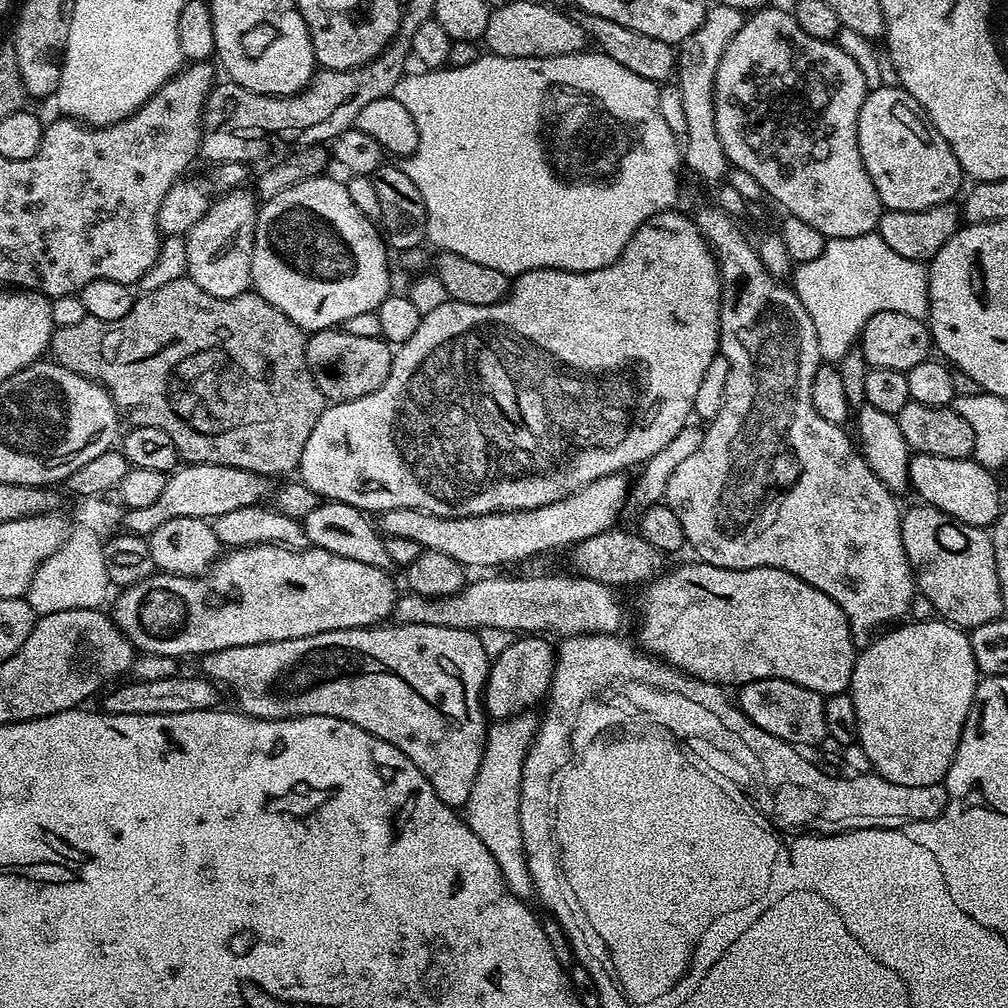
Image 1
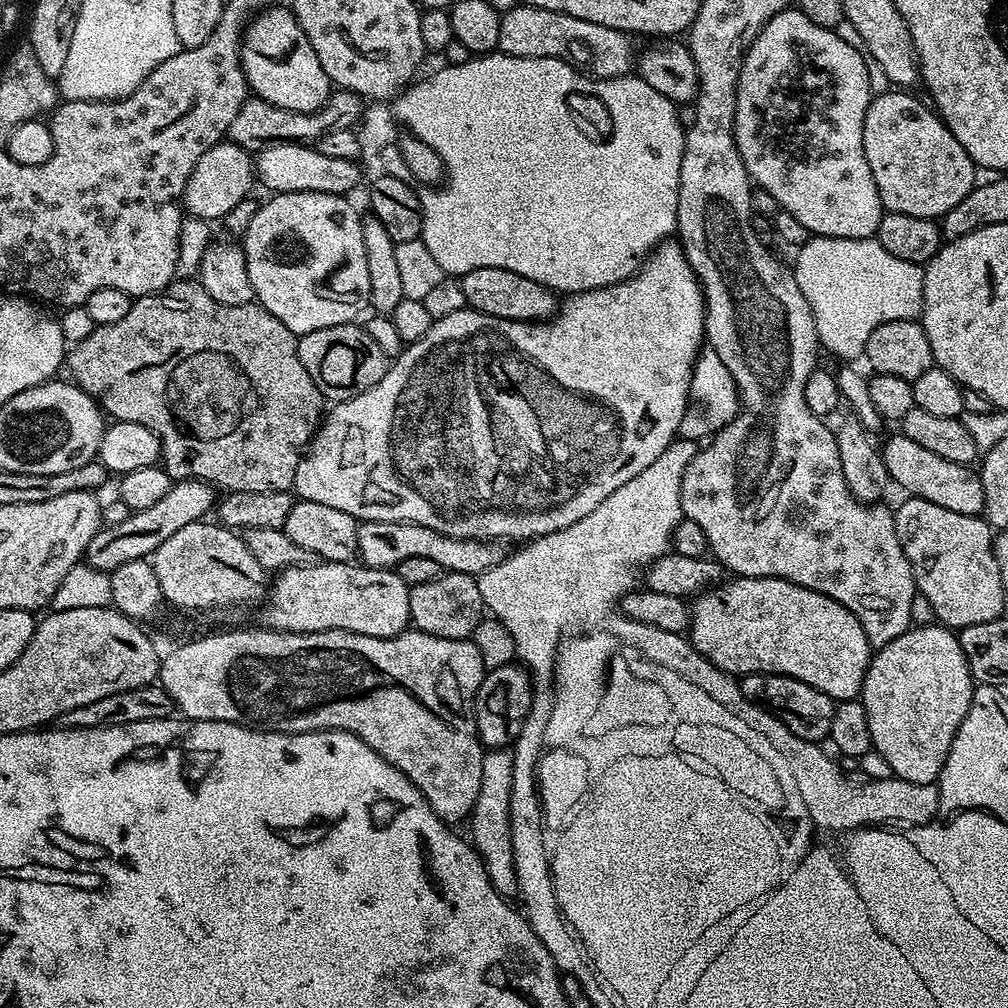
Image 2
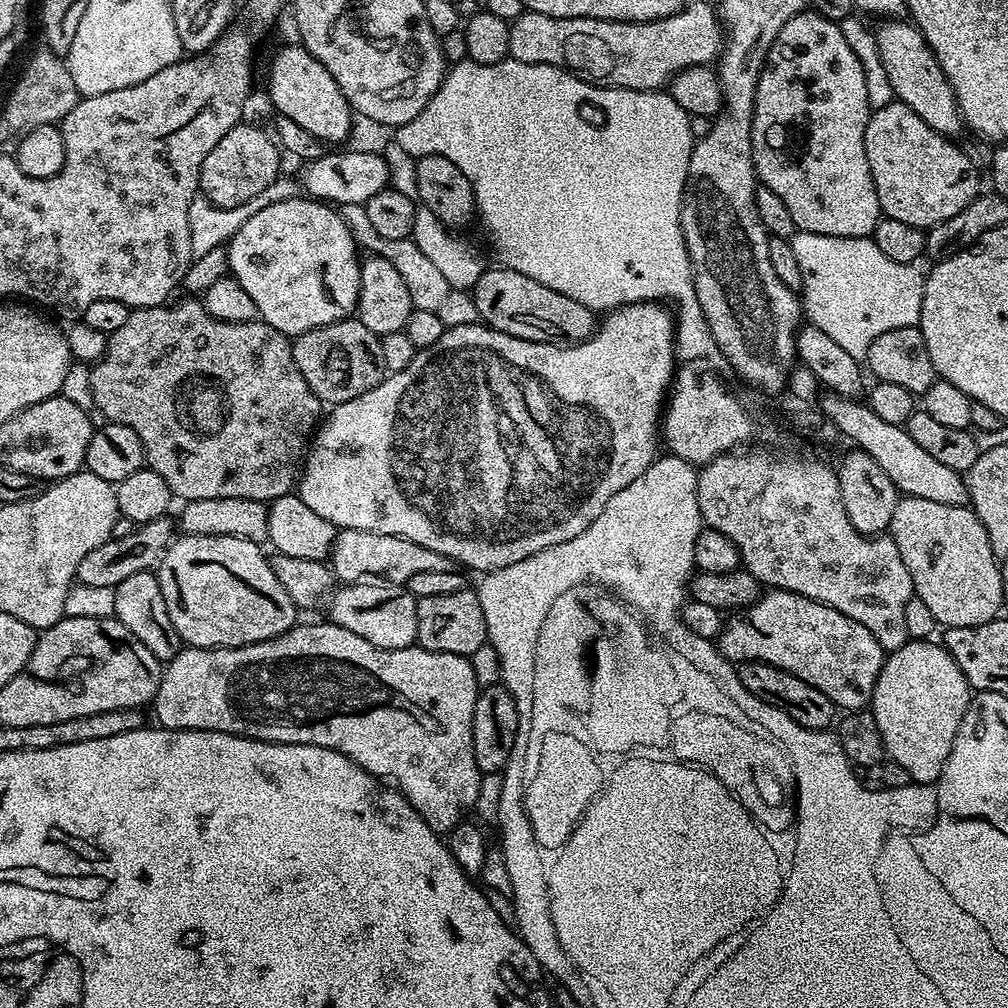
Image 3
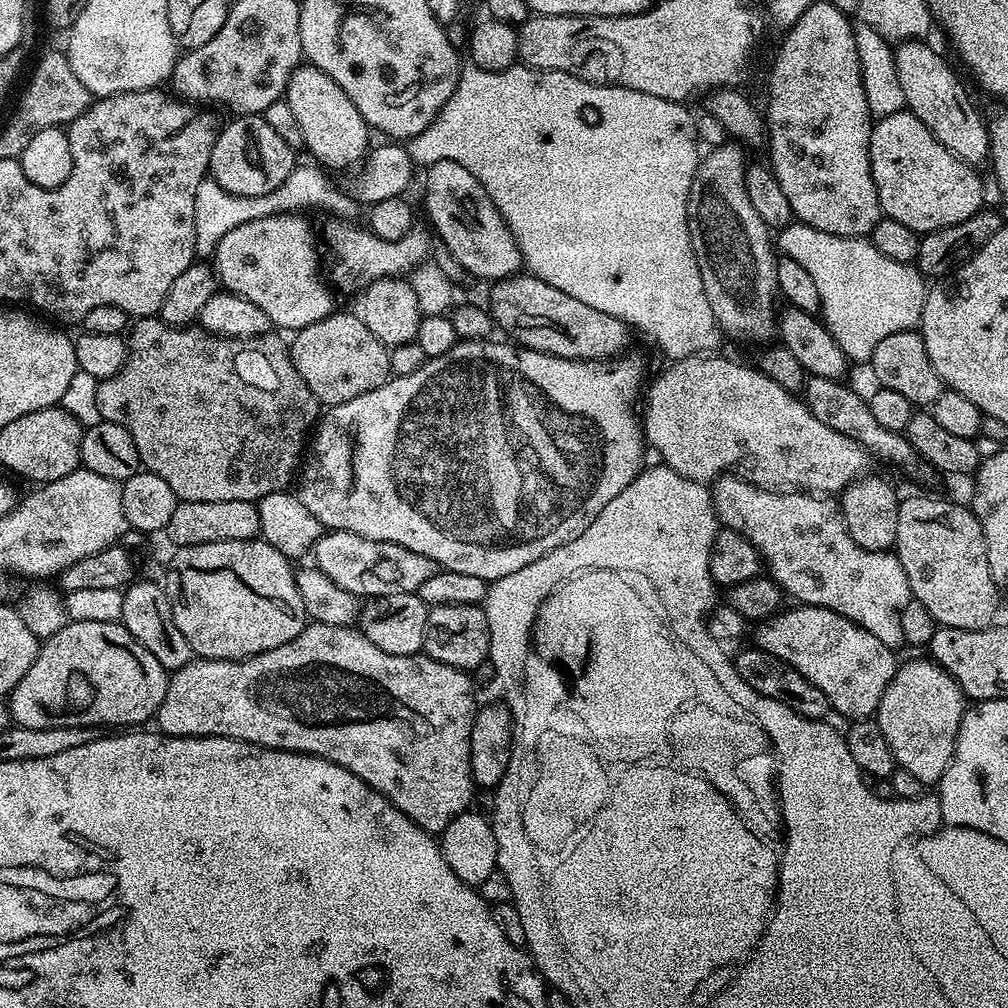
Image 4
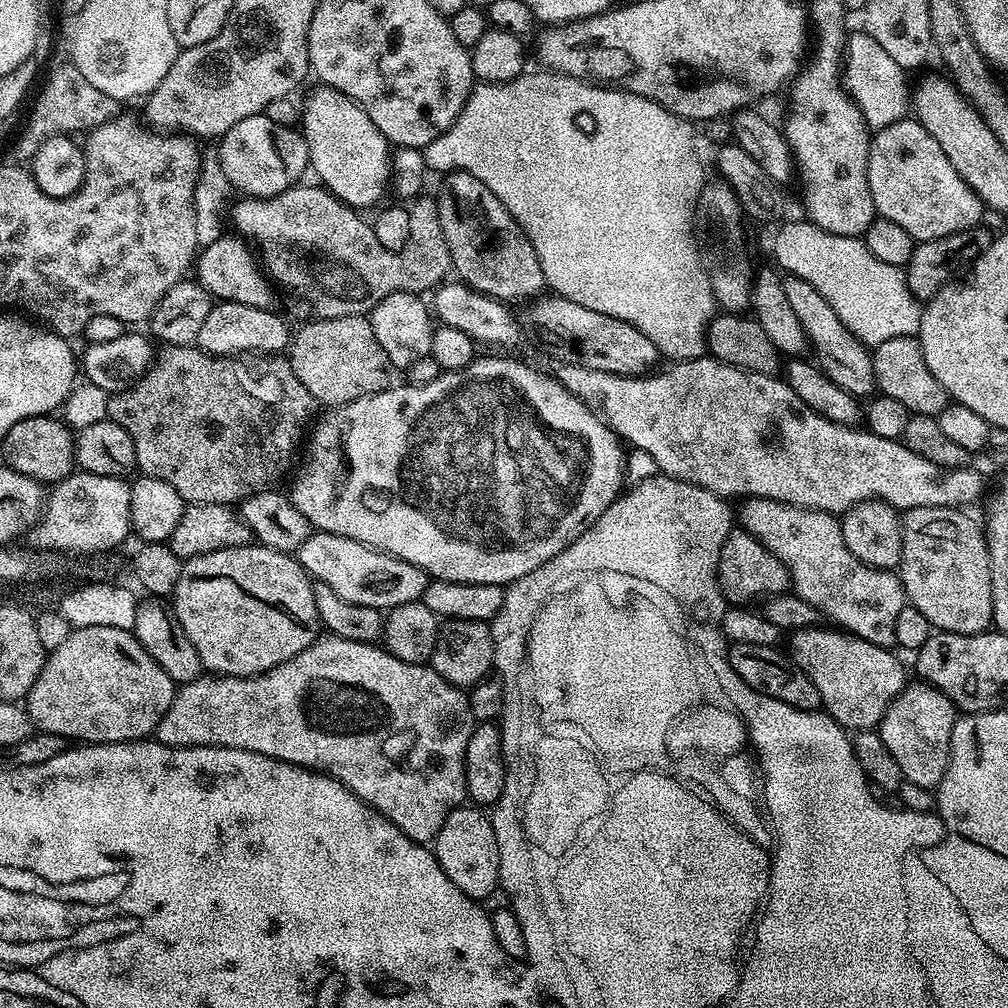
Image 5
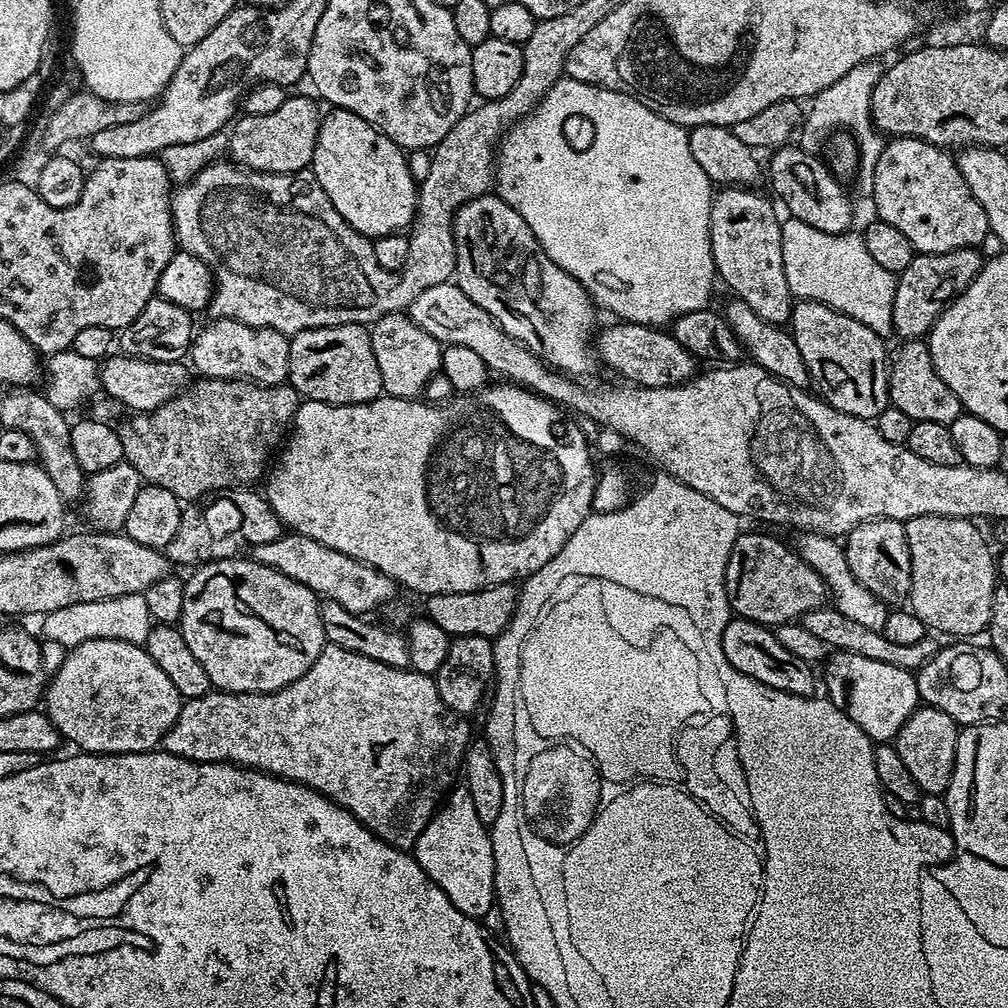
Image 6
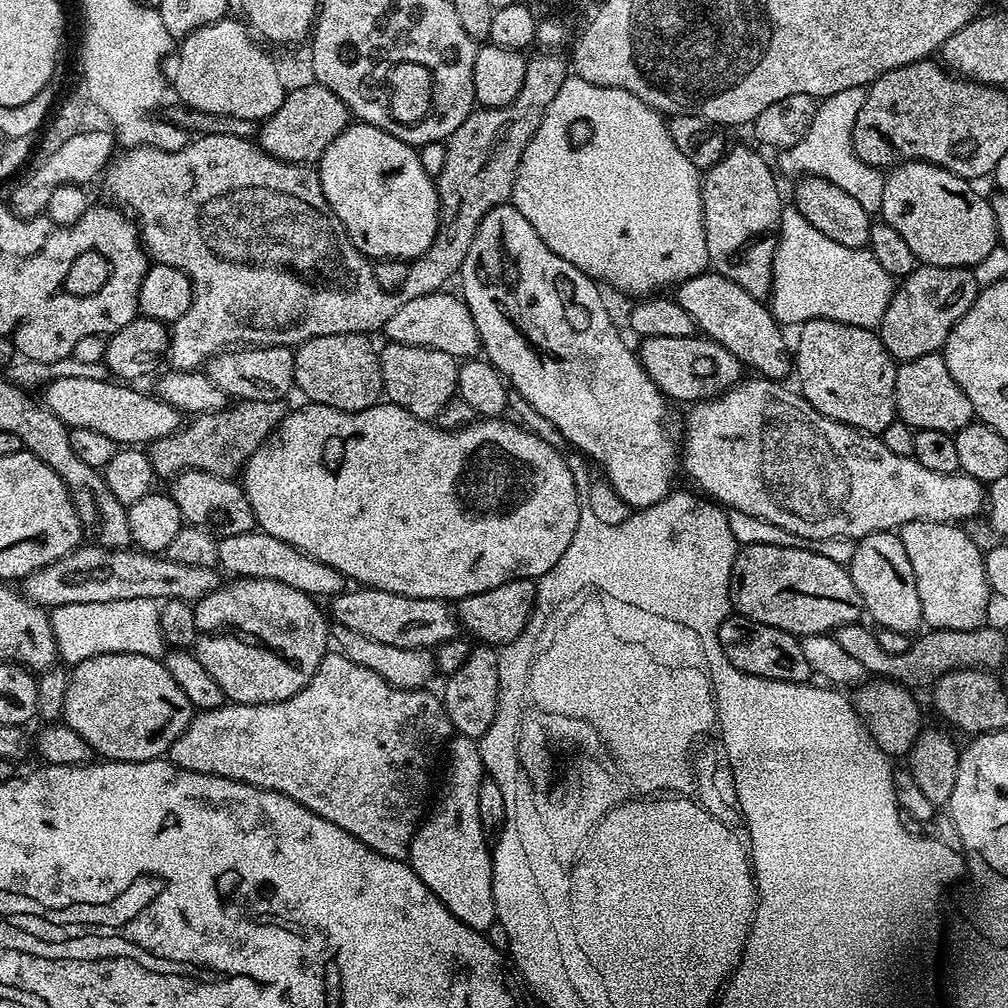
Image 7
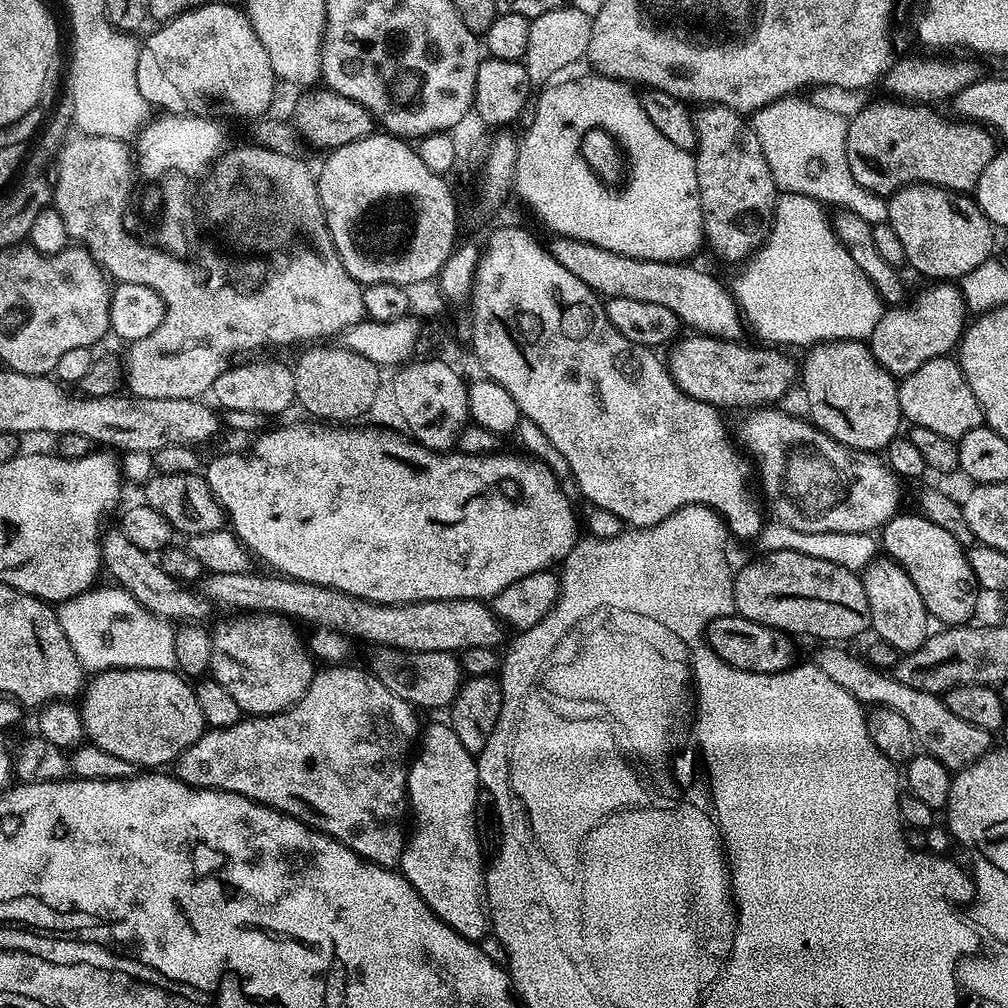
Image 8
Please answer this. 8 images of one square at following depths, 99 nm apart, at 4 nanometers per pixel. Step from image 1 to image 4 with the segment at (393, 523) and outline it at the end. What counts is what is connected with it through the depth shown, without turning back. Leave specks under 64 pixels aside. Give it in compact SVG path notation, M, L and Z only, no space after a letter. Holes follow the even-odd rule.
M325 531L314 549L315 567L325 574L342 590L358 598L381 596L387 598L403 592L419 593L422 582L434 578L438 566L422 554L414 554L397 544L362 538L353 532Z

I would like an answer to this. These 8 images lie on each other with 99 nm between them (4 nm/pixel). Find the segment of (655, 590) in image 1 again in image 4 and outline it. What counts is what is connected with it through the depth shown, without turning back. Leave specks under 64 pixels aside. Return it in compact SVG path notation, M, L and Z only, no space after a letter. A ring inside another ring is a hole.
M813 604L794 607L790 612L781 611L771 617L772 629L762 640L764 649L794 666L798 674L818 686L826 694L833 713L848 716L849 721L875 717L882 694L896 673L897 653L886 642L878 642L870 630L834 610Z

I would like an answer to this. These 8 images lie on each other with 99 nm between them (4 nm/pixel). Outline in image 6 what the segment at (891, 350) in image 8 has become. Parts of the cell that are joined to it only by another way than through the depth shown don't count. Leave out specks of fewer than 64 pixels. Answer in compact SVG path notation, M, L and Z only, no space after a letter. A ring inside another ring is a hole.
M959 248L946 254L919 253L912 259L910 266L896 276L894 290L894 314L892 315L892 332L904 340L919 340L927 337L934 322L942 313L944 307L958 293L966 290L970 282L982 270L985 257L979 248Z

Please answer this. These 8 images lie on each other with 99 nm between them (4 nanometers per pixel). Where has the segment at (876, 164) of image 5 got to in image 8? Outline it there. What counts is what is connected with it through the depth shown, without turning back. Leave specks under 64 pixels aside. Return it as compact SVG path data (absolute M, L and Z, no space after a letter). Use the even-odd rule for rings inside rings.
M913 182L896 189L887 197L888 218L886 223L898 234L902 242L902 250L906 250L906 264L910 269L921 272L924 276L932 276L936 282L956 282L960 277L970 274L974 266L982 266L982 262L993 259L992 247L996 244L994 225L986 218L986 214L976 204L971 195L952 192L949 188L940 188L937 184Z

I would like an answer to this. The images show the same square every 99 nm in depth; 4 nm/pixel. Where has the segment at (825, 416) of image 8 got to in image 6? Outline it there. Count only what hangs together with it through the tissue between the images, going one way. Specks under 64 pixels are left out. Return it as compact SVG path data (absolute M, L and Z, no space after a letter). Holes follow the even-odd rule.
M796 300L792 305L790 331L798 351L802 353L802 362L804 369L808 371L811 387L824 403L842 414L857 416L869 422L875 421L876 416L890 406L888 399L890 352L887 347L884 349L885 341L874 330L870 330L870 326L862 326L862 322L817 300Z

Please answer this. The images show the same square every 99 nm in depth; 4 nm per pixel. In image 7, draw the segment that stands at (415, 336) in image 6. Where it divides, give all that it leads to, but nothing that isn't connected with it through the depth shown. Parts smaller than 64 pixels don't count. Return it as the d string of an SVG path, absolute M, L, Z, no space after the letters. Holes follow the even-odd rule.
M385 343L385 348L379 349L380 369L382 370L382 382L384 383L383 395L391 403L404 408L410 414L414 414L420 420L435 421L440 412L457 395L456 369L457 357L446 354L442 350L423 348L422 346L410 346L409 344Z

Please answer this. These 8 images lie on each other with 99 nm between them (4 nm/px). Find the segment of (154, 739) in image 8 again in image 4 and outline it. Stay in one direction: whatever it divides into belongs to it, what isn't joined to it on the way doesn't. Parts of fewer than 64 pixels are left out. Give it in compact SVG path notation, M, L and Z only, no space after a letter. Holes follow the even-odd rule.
M73 620L66 626L62 626L62 630L58 630L58 634L54 634L49 640L43 641L40 645L40 653L36 655L34 666L30 666L30 670L26 670L26 674L22 674L22 682L18 682L18 686L10 693L10 716L19 727L33 728L34 730L46 730L54 726L66 726L67 728L96 728L100 724L128 724L124 726L144 726L144 724L155 717L156 712L162 706L162 698L166 698L166 686L168 685L169 669L162 666L162 662L158 662L158 658L154 658L154 654L150 654L150 650L146 650L146 646L142 646L142 642L138 642L134 638L134 634L130 634L130 630L126 630L123 623L120 622L78 622Z

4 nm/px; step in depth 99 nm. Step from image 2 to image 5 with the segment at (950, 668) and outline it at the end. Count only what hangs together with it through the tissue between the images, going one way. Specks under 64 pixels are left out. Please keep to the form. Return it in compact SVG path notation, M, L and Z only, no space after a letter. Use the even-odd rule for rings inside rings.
M923 682L905 686L878 725L882 742L902 770L905 781L916 788L935 790L946 774L952 751L950 738L958 719L958 709L946 693Z

